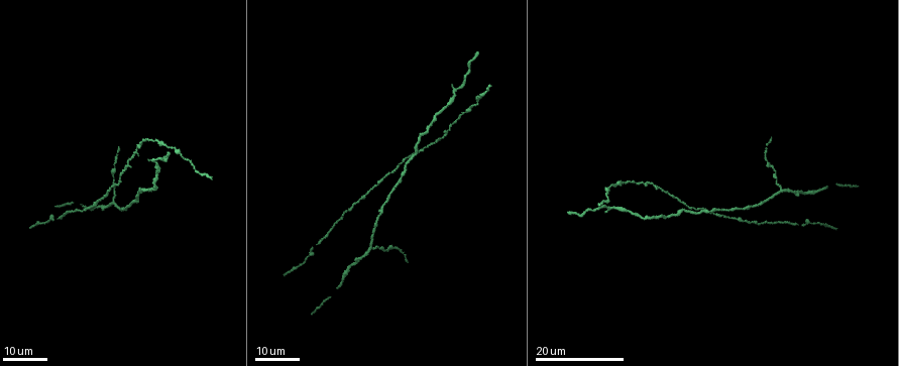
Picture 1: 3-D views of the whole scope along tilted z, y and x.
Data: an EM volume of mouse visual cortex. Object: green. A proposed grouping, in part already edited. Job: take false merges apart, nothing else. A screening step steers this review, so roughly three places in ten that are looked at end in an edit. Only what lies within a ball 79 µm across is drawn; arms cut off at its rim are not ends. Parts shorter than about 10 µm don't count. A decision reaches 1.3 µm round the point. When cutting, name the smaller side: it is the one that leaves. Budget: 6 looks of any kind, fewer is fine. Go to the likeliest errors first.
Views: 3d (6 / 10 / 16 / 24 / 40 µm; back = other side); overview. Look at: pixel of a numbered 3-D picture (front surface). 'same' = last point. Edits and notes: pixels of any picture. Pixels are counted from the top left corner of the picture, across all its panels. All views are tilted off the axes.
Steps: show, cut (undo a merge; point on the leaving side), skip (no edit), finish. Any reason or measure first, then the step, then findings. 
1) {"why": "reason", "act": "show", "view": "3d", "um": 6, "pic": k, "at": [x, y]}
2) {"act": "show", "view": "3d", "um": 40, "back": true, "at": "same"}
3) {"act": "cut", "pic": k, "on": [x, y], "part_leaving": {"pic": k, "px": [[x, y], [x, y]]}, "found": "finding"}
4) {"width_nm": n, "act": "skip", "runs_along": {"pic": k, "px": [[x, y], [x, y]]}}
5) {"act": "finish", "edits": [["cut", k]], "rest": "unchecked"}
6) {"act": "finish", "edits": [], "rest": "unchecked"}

{"why": "three arms meet", "act": "show", "view": "3d", "um": 24, "pic": 1, "at": [781, 188]}

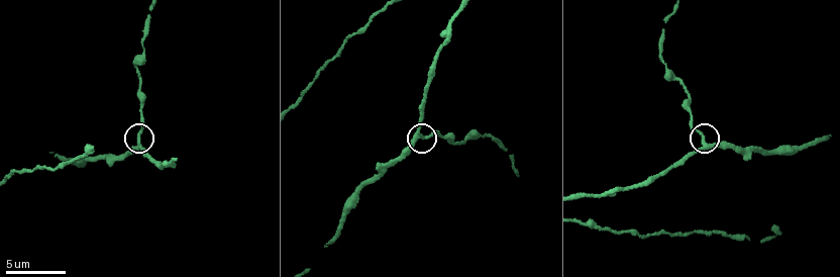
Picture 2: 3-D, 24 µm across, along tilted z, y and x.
{"act": "show", "view": "3d", "um": 6, "pic": 2, "at": [418, 137]}

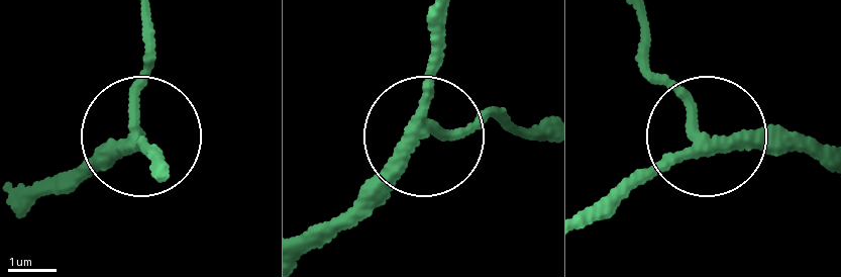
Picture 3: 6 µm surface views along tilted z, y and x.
{"why": "other side", "act": "show", "view": "3d", "um": 6, "back": true, "pic": 3, "at": [708, 139]}

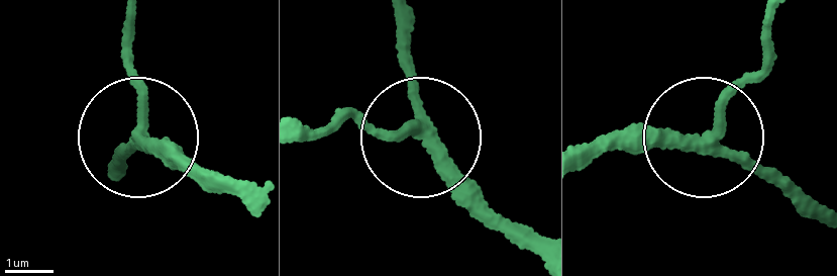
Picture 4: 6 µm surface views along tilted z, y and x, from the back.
{"act": "skip", "runs_along": {"pic": 4, "px": [[821, 204], [711, 142], [727, 97], [771, 52]]}, "found": "one neuron here"}

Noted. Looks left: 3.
{"act": "show", "view": "3d", "um": 24, "pic": 1, "at": [606, 187]}

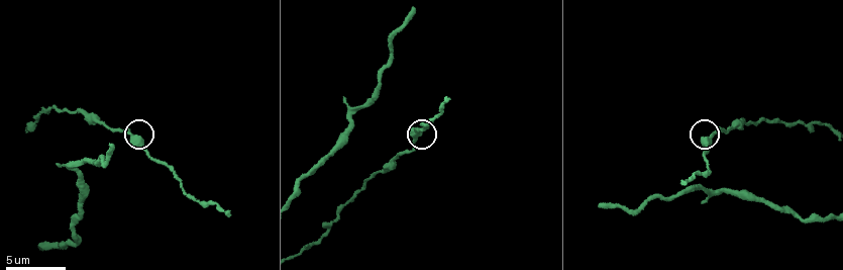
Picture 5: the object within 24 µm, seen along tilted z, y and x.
{"why": "closer look", "act": "show", "view": "3d", "um": 10, "pic": 5, "at": [709, 139]}

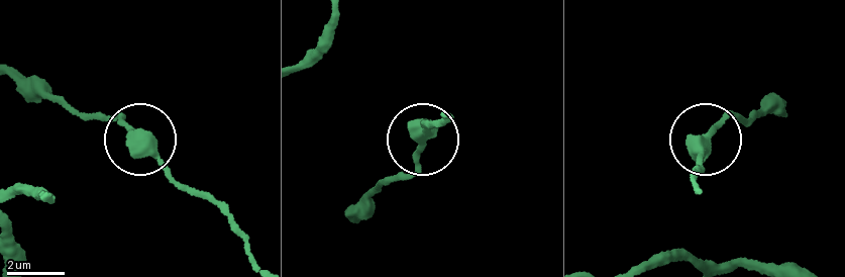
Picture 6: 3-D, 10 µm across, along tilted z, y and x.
{"width_nm": 480, "act": "skip", "found": "one neuron here"}

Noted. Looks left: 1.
{"act": "finish", "edits": [], "rest": "unchecked"}

